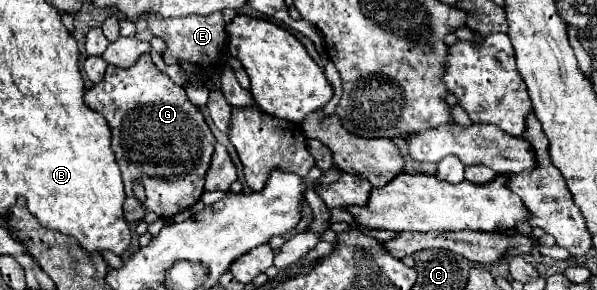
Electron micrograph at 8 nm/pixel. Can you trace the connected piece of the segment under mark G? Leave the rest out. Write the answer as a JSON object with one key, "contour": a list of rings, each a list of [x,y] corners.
{"contour":[[[142,54],[136,60],[136,64],[130,68],[108,66],[104,80],[86,92],[84,102],[88,104],[88,108],[102,114],[112,128],[114,154],[116,154],[118,166],[122,170],[124,188],[126,188],[126,200],[124,200],[124,220],[126,222],[132,224],[132,222],[142,220],[142,216],[144,216],[142,204],[132,194],[134,180],[142,180],[142,184],[146,188],[144,208],[152,210],[160,218],[172,218],[178,212],[182,212],[198,202],[198,198],[204,192],[204,172],[208,170],[216,138],[210,132],[208,124],[204,122],[202,112],[188,100],[184,88],[176,86],[168,76],[164,76],[150,60],[150,54]]]}

